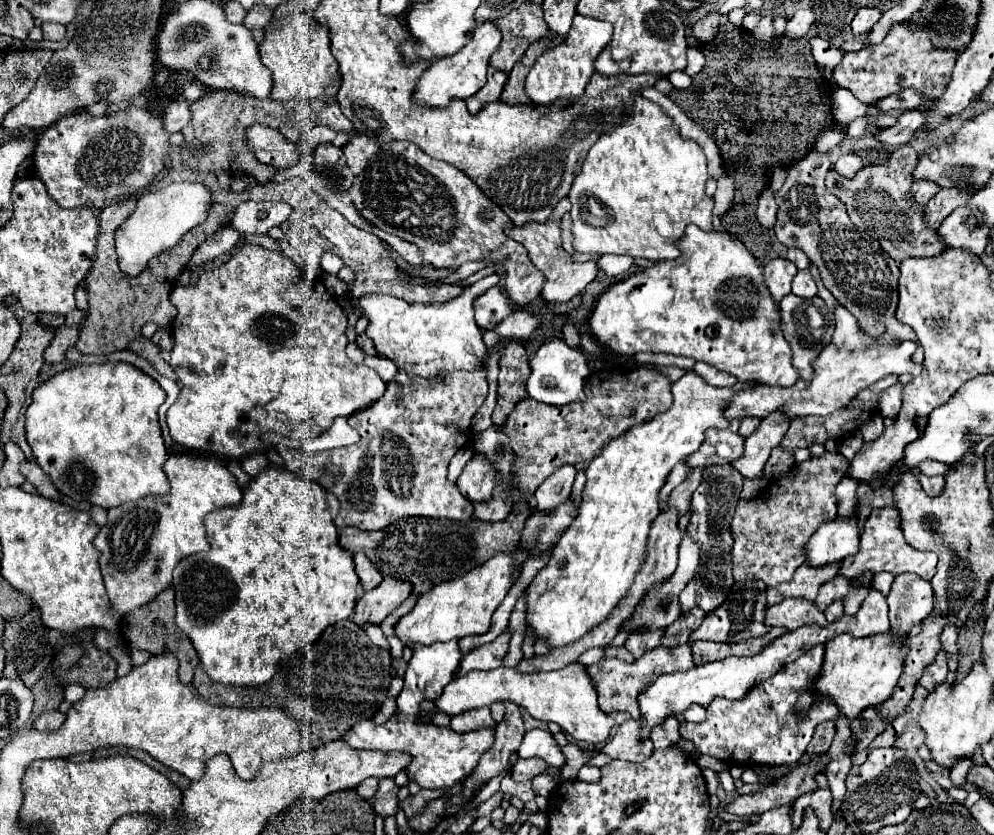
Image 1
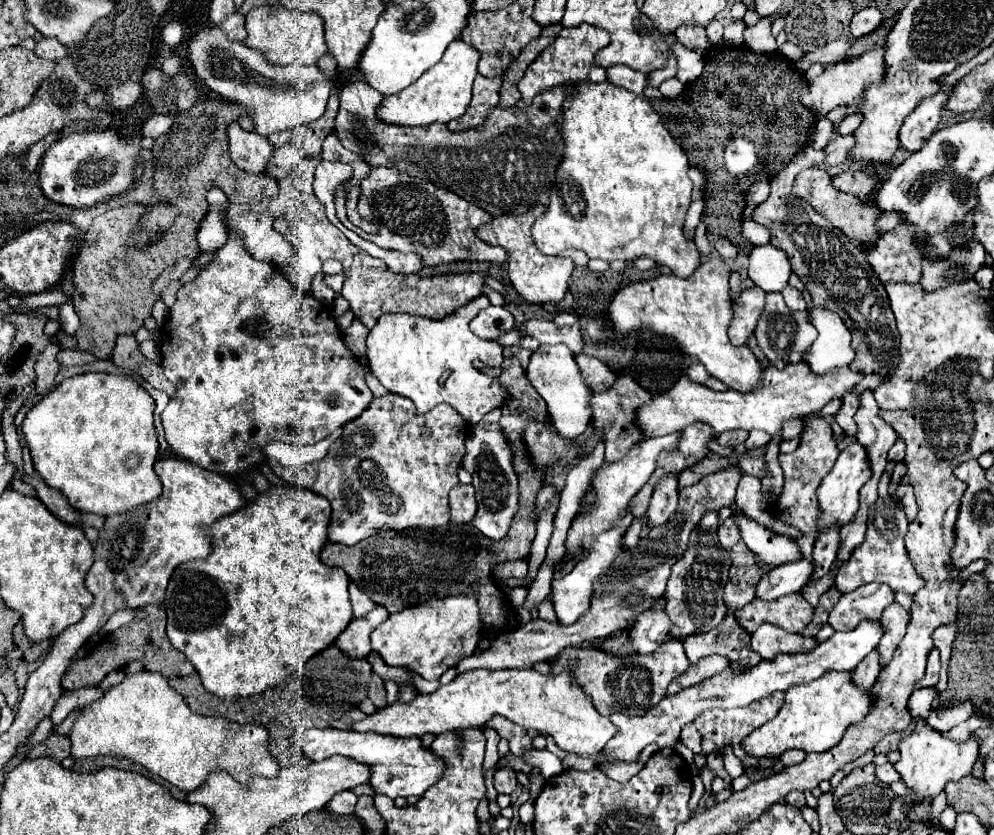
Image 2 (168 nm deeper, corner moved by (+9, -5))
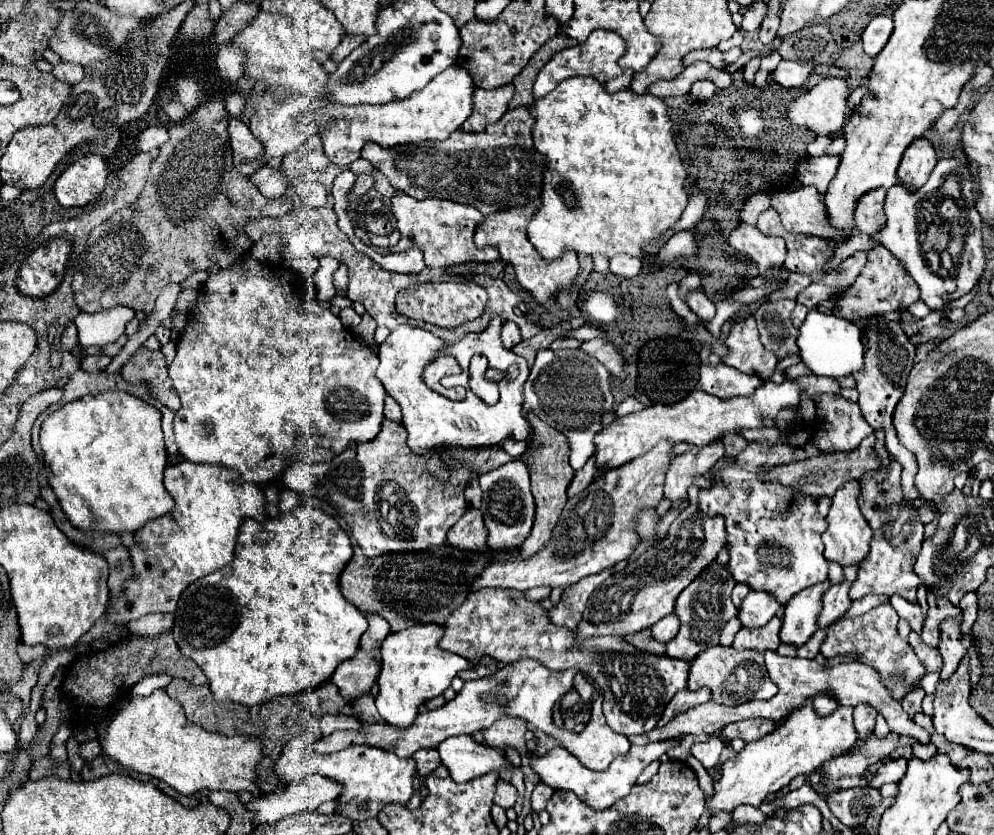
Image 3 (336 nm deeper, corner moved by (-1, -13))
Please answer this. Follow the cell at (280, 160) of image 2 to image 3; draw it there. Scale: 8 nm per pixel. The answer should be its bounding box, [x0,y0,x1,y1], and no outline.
[252,165,288,197]

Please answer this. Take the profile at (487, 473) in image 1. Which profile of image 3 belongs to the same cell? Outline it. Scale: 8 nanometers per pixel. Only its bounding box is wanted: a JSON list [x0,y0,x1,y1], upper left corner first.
[448,509,486,551]

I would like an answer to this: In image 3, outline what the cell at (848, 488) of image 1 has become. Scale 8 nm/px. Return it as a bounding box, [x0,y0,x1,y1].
[782,579,830,647]

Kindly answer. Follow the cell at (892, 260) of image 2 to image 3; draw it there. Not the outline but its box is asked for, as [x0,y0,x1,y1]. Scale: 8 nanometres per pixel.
[834,245,920,321]

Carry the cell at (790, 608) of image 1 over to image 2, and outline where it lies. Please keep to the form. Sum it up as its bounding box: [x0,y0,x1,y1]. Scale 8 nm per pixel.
[752,623,816,661]

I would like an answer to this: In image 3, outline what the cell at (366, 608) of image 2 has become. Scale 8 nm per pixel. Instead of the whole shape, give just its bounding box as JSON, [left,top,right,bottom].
[360,613,390,657]

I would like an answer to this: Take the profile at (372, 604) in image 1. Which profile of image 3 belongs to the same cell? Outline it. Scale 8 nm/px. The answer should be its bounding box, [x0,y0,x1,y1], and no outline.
[332,649,380,697]

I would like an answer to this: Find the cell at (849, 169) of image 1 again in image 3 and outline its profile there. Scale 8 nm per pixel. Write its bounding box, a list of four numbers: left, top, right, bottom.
[854,189,886,235]

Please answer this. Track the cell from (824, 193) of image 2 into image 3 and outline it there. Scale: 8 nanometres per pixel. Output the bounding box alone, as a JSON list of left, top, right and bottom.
[772,187,844,239]

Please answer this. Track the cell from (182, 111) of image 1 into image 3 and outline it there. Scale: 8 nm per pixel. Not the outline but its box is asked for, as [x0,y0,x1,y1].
[138,127,168,151]

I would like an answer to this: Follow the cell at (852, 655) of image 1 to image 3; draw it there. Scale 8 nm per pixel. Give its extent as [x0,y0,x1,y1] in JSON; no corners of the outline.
[706,699,858,811]

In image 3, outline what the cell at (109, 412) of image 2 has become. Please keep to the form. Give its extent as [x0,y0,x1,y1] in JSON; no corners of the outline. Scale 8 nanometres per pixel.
[40,391,174,533]

